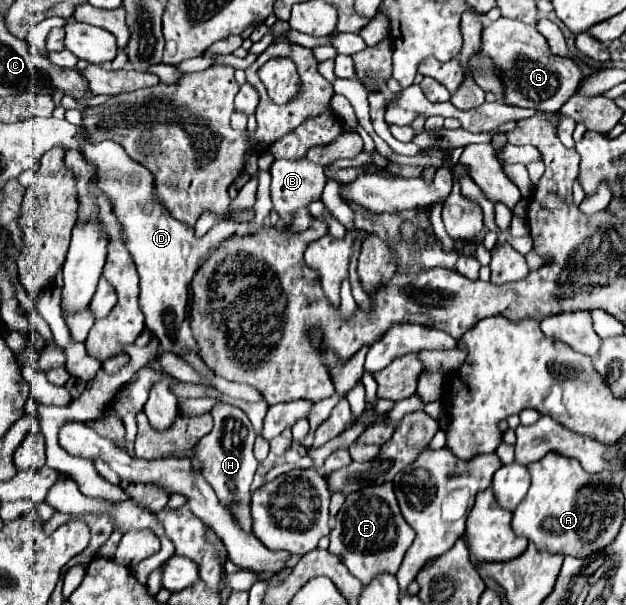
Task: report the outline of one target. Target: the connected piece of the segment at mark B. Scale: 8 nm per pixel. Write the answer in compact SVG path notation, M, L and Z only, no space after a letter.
M278 159L272 163L270 173L272 203L286 225L292 223L296 209L308 207L312 201L320 199L327 180L323 167L308 159Z

